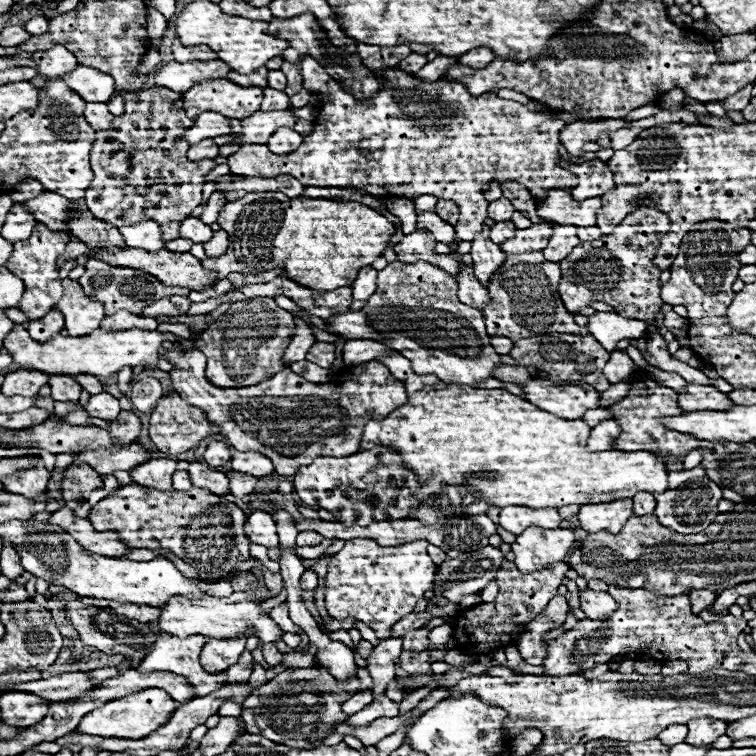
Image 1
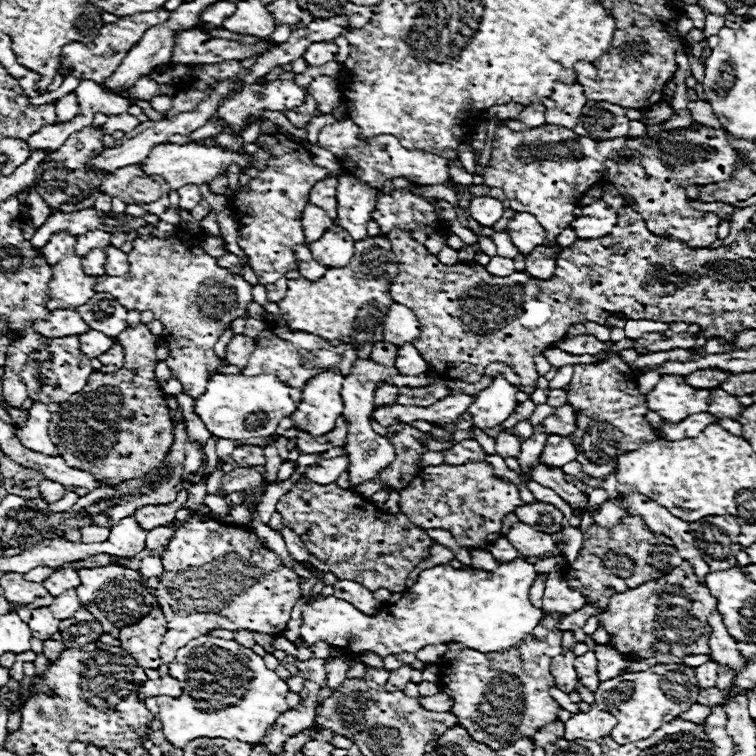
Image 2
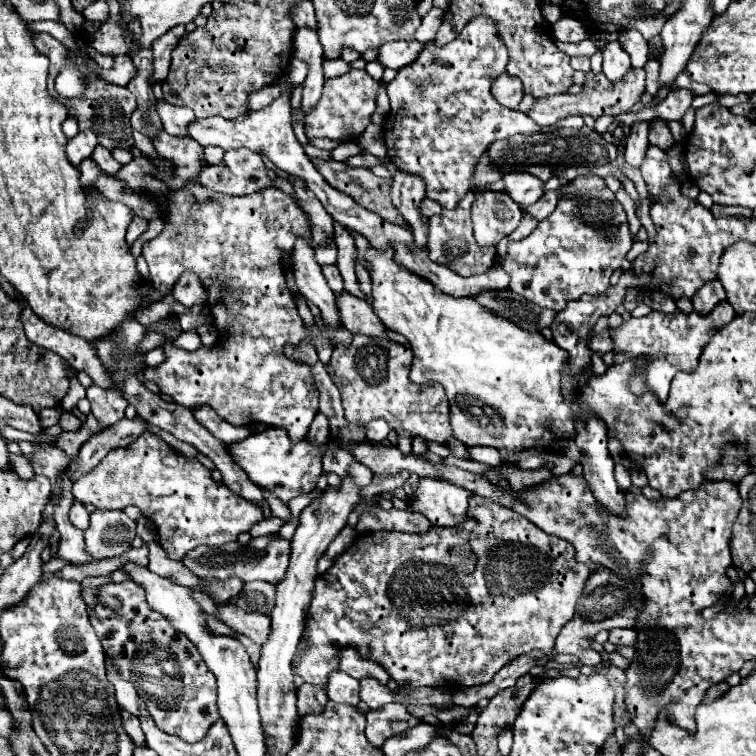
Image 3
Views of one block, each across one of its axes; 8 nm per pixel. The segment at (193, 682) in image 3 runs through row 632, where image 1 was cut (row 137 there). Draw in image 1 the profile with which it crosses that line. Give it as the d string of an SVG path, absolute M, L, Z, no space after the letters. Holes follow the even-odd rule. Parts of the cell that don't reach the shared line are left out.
M152 86L138 92L124 92L126 112L122 118L112 122L110 130L96 132L96 142L90 152L90 166L94 170L94 180L86 190L86 206L96 218L104 218L104 222L112 222L116 228L132 226L132 222L146 222L152 218L154 222L180 222L190 216L190 212L200 206L202 200L202 184L204 176L216 168L212 160L188 162L186 152L188 144L172 144L182 138L188 126L194 126L196 118L188 118L182 106L182 94L176 94L164 86Z

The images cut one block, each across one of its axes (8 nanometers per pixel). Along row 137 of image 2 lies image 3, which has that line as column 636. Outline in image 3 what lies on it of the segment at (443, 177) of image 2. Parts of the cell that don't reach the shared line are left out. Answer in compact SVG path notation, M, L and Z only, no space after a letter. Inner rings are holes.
M724 300L710 314L698 314L696 310L686 314L682 310L676 310L674 314L658 312L658 314L641 318L630 317L624 320L620 327L612 329L613 351L616 352L614 362L646 356L648 370L646 370L646 374L636 374L630 382L630 388L634 390L634 394L642 394L648 388L648 390L656 392L660 402L664 402L664 398L668 398L670 380L674 378L674 374L680 370L684 370L684 372L694 370L696 362L702 354L702 348L708 344L708 340L712 336L712 330L726 326L734 316L736 316L736 312Z

